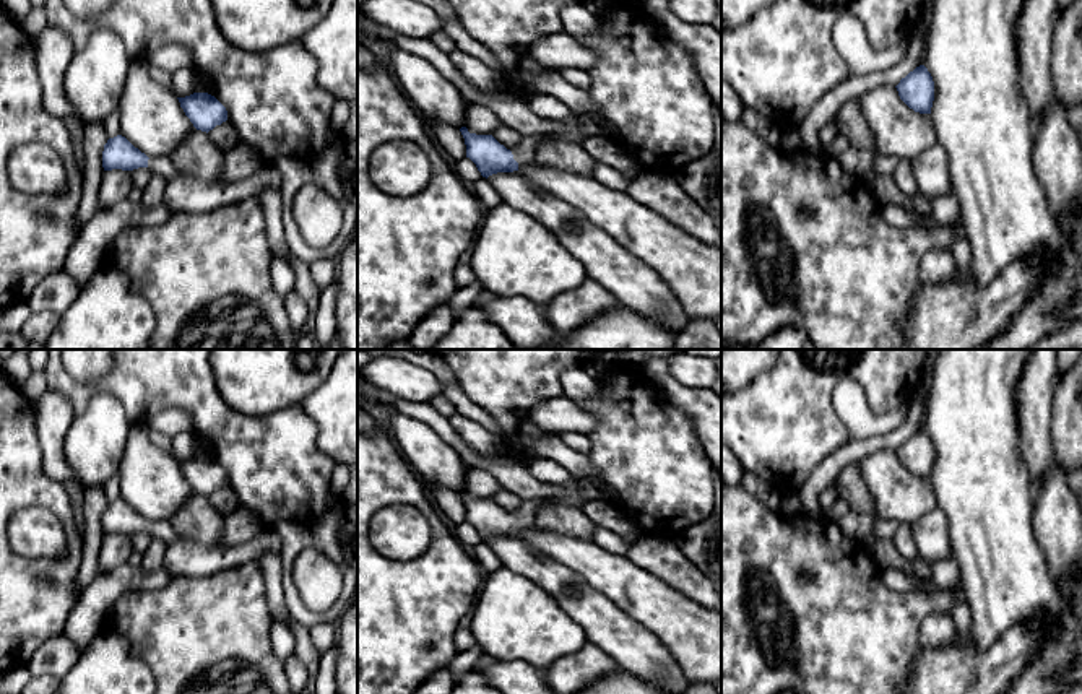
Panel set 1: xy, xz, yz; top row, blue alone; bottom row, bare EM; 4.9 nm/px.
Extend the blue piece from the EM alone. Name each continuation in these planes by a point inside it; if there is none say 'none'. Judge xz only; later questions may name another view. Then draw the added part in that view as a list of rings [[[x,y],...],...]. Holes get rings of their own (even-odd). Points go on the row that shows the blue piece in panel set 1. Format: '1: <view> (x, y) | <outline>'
1: xz (590, 124) | [[[596,112],[578,114],[578,127],[554,135],[530,135],[523,137],[520,146],[512,151],[513,159],[520,163],[531,161],[536,148],[547,138],[562,138],[573,143],[582,143],[586,137],[604,137],[617,143],[617,132]]]

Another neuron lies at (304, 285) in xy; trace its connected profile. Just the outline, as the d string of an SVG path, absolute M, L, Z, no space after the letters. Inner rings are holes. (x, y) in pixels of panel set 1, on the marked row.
M292 252L288 254L286 262L291 265L296 275L294 289L309 306L309 310L315 312L318 307L320 294L310 276L309 265L301 262Z

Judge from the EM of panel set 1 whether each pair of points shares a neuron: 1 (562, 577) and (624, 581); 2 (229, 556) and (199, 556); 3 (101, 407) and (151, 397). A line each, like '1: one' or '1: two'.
1: two
2: one
3: two

